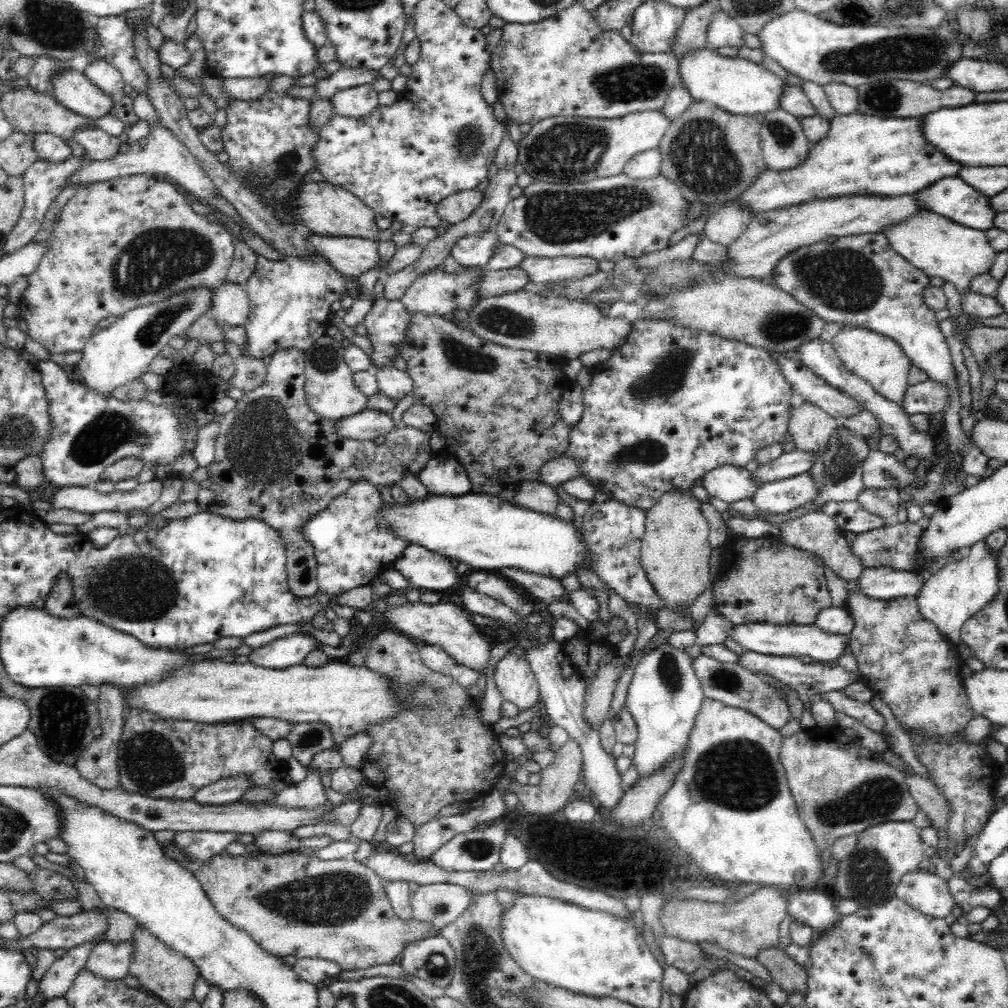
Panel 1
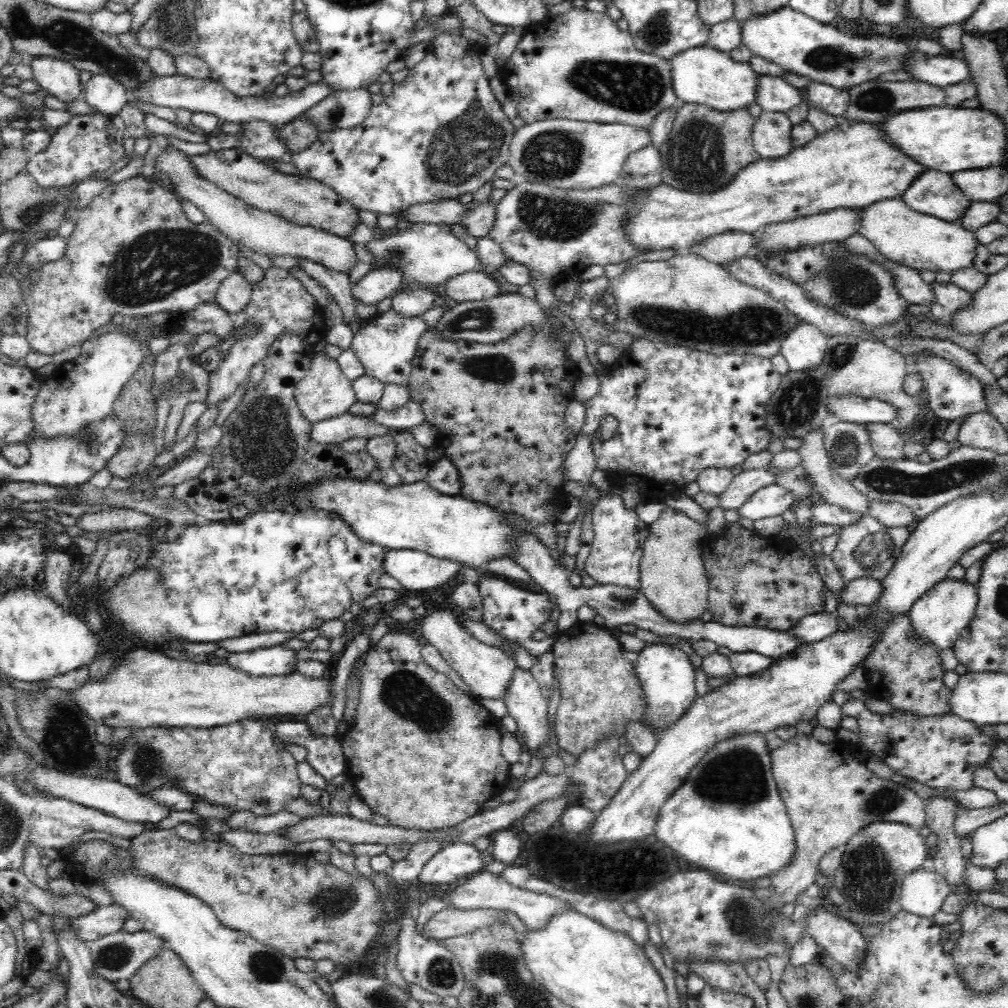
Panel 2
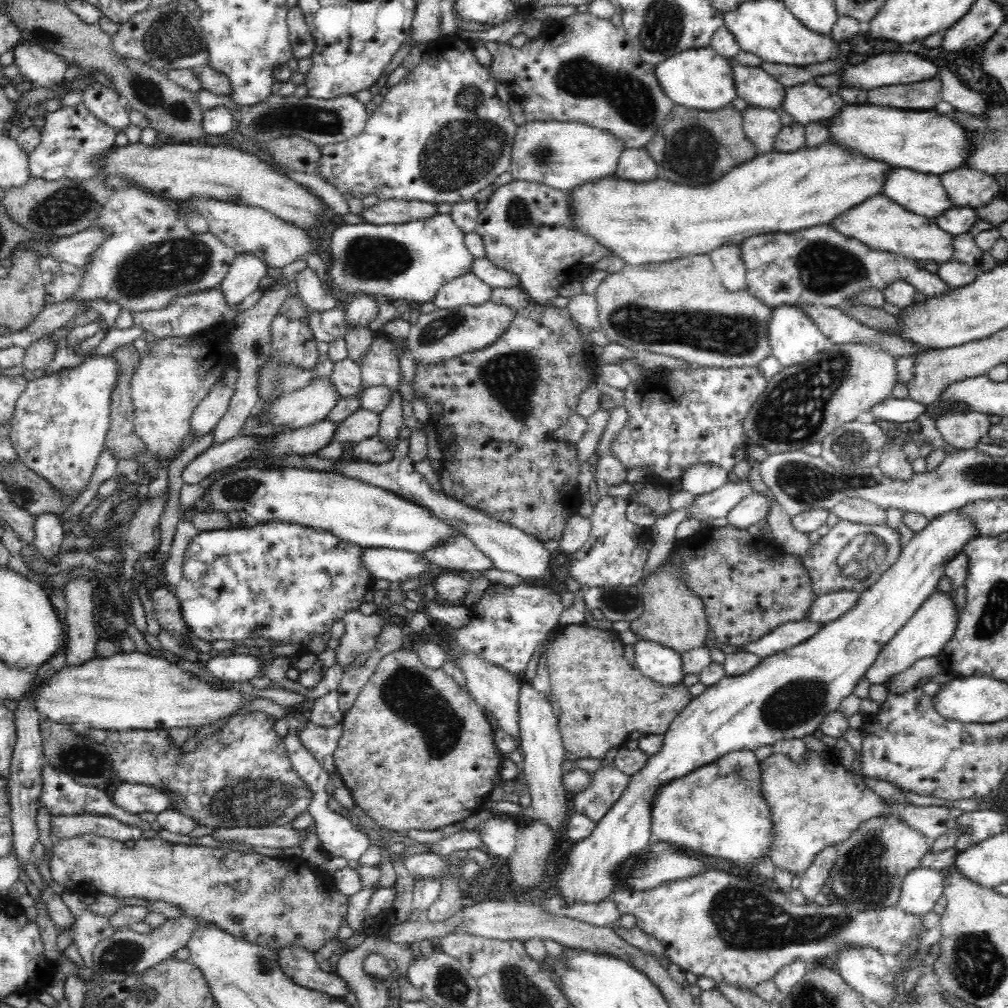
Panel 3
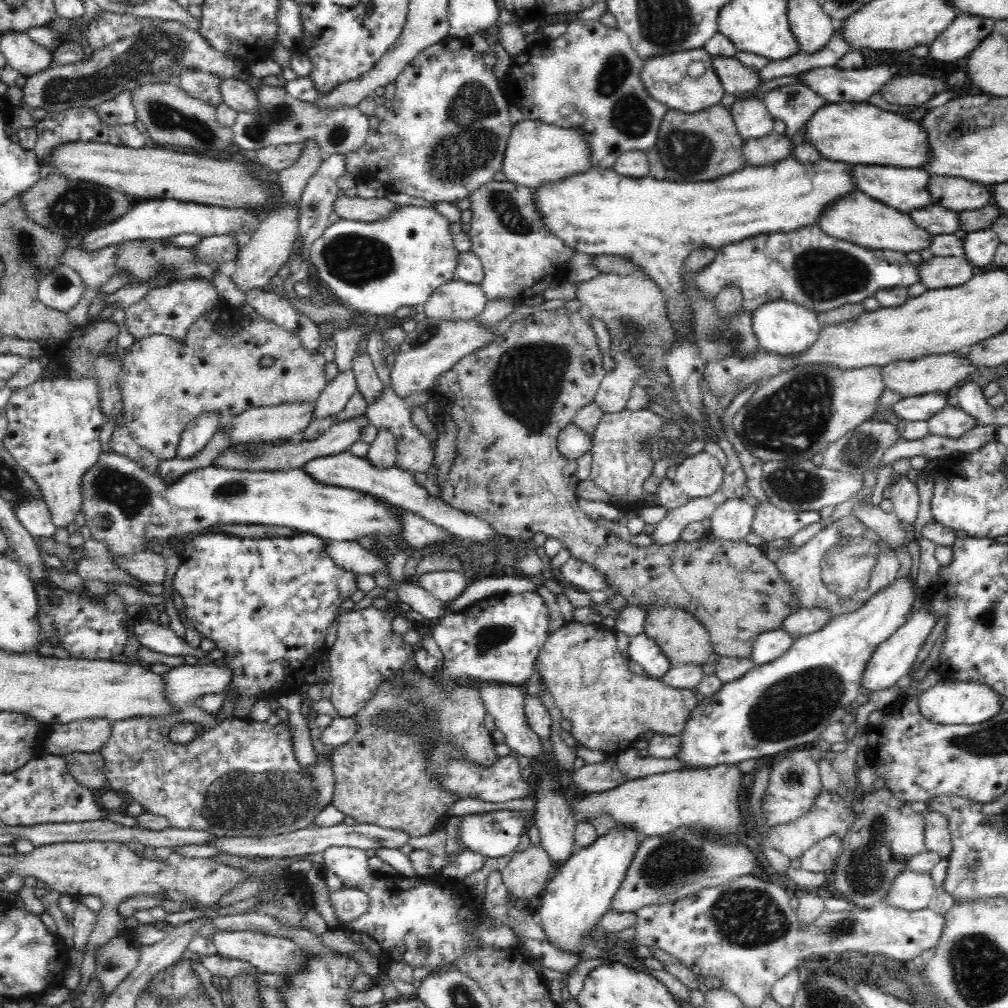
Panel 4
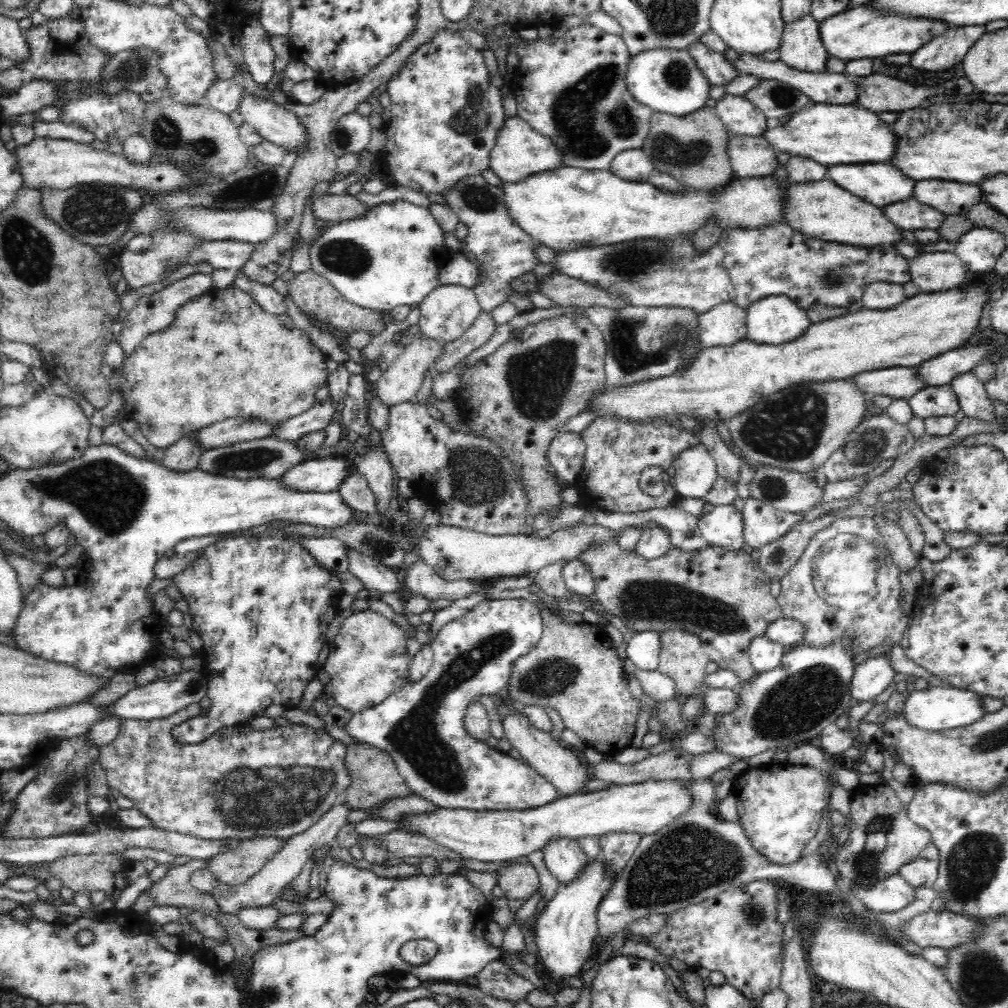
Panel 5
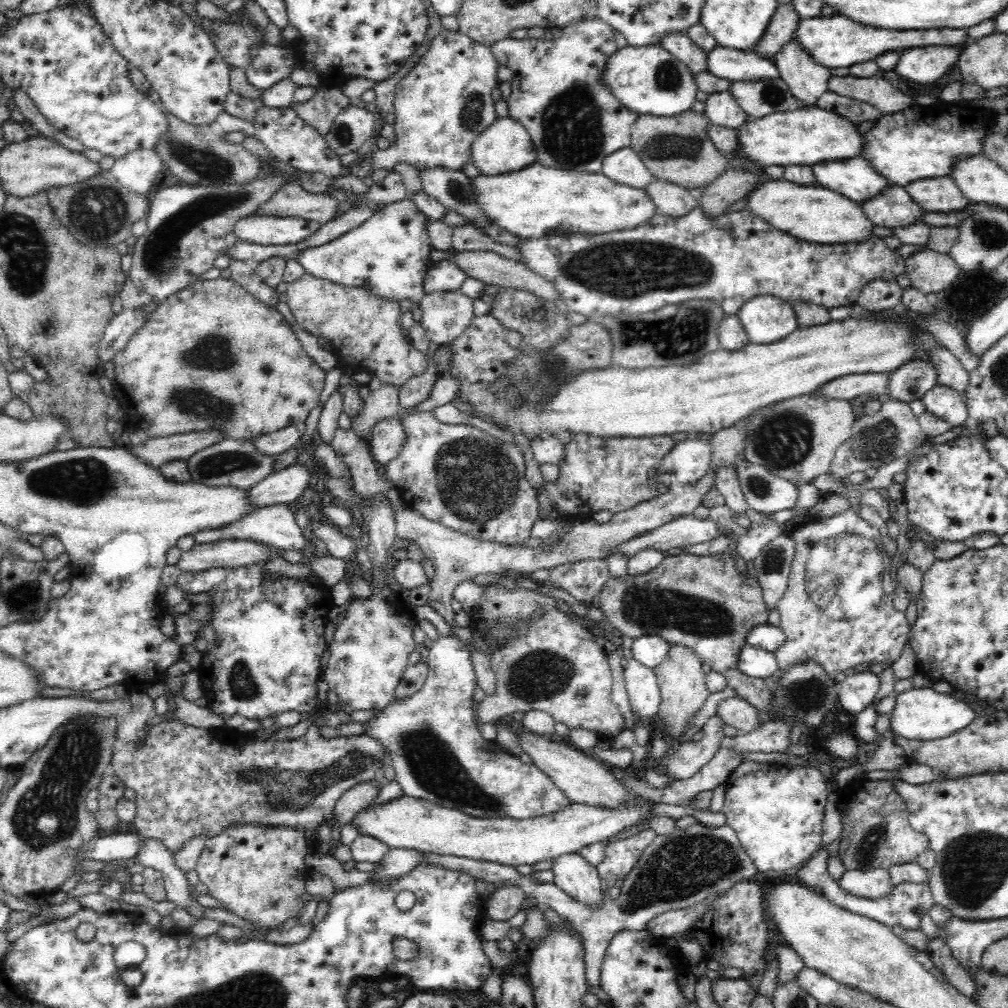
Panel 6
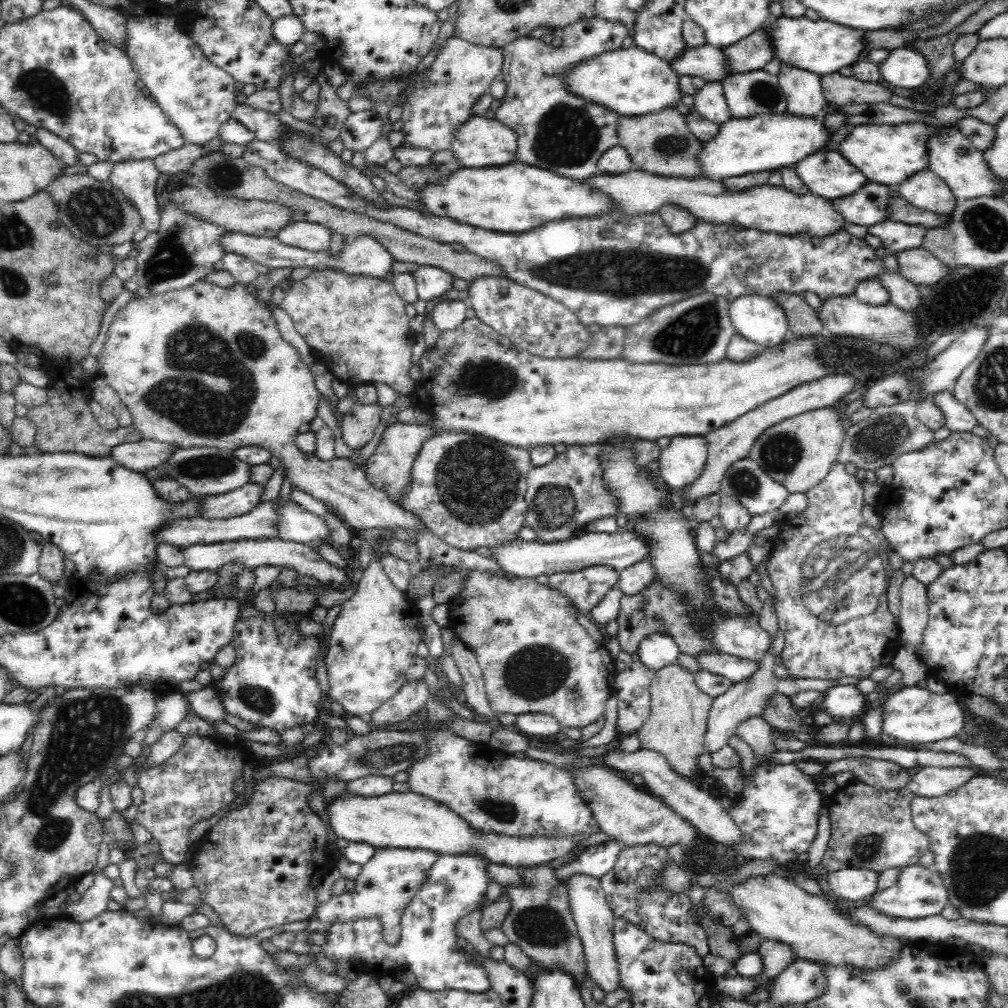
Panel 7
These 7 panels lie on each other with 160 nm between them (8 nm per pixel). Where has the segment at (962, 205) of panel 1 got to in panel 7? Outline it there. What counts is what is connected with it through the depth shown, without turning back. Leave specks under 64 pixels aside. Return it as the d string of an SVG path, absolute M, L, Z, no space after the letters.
M818 150L801 158L793 166L809 193L832 200L856 192L868 180L836 151Z

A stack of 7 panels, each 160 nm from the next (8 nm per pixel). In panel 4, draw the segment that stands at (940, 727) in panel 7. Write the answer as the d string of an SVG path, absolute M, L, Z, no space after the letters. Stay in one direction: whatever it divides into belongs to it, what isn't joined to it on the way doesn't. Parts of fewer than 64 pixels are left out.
M940 681L917 694L921 716L929 722L944 725L976 725L988 721L1001 711L1001 697L990 687L980 683Z

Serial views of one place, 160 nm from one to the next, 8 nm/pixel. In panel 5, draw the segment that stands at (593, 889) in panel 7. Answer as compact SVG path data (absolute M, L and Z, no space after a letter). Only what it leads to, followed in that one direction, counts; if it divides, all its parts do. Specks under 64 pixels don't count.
M576 840L550 842L543 850L545 864L560 885L574 882L589 863L587 854Z

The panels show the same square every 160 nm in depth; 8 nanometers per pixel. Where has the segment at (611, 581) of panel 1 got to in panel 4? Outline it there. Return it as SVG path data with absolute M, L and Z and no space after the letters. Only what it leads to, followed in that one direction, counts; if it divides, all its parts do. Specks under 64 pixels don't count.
M570 558L561 568L563 585L582 592L607 591L604 575L580 559Z

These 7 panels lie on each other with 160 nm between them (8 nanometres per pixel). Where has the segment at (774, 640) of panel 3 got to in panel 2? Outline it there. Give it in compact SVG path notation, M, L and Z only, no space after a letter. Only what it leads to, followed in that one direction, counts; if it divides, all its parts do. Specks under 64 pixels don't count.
M822 611L800 618L792 628L788 628L786 631L798 641L812 643L826 638L834 630L838 630L836 618L832 614Z

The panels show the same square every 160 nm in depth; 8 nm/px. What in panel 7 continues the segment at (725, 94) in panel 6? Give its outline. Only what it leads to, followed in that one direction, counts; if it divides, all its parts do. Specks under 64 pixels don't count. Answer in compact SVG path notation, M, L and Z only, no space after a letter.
M705 81L704 86L701 86L692 97L692 110L698 112L703 118L719 125L730 120L730 109L724 98L721 82Z

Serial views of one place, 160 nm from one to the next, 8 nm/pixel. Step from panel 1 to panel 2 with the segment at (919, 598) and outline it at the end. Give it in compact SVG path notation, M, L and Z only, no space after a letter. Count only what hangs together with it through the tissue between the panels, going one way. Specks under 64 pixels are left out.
M946 578L925 592L925 595L912 605L907 615L910 617L912 633L916 639L920 639L920 643L930 643L936 645L938 650L944 650L951 648L968 626L974 610L976 610L976 586L966 583L964 579L956 581Z

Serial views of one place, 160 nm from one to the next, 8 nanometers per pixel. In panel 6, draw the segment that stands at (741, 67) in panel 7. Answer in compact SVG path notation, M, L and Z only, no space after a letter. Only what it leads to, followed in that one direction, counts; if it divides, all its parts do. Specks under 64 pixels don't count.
M791 2L779 4L768 26L764 28L764 34L750 48L750 51L754 51L756 55L764 59L776 56L782 47L794 37L794 30L799 20L796 10L792 9Z

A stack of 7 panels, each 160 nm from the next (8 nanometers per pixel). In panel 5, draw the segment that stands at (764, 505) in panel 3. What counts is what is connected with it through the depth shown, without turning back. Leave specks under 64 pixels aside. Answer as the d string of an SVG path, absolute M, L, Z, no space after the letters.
M734 505L715 506L711 512L703 513L695 520L695 528L710 547L721 546L730 551L740 551L744 545L742 514L736 511Z

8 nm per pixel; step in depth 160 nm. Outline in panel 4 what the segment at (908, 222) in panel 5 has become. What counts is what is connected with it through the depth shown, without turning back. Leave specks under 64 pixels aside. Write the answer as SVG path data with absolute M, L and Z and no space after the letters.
M938 205L914 208L907 216L915 226L926 230L931 236L953 234L959 228L958 214Z

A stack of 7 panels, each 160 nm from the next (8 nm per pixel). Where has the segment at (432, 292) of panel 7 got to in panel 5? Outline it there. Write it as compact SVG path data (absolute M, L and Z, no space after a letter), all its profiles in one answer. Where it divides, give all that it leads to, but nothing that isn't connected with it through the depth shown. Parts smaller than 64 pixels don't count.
M461 252L449 253L446 264L438 270L439 285L462 286L473 289L480 277L476 266Z

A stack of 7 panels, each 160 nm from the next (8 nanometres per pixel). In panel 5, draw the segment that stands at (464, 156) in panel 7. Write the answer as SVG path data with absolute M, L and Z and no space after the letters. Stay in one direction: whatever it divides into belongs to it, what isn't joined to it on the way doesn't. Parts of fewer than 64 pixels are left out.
M517 115L504 120L502 128L496 134L496 142L488 154L488 168L500 178L501 182L520 182L530 174L562 167L562 153L554 143L544 135L537 133L529 124Z

